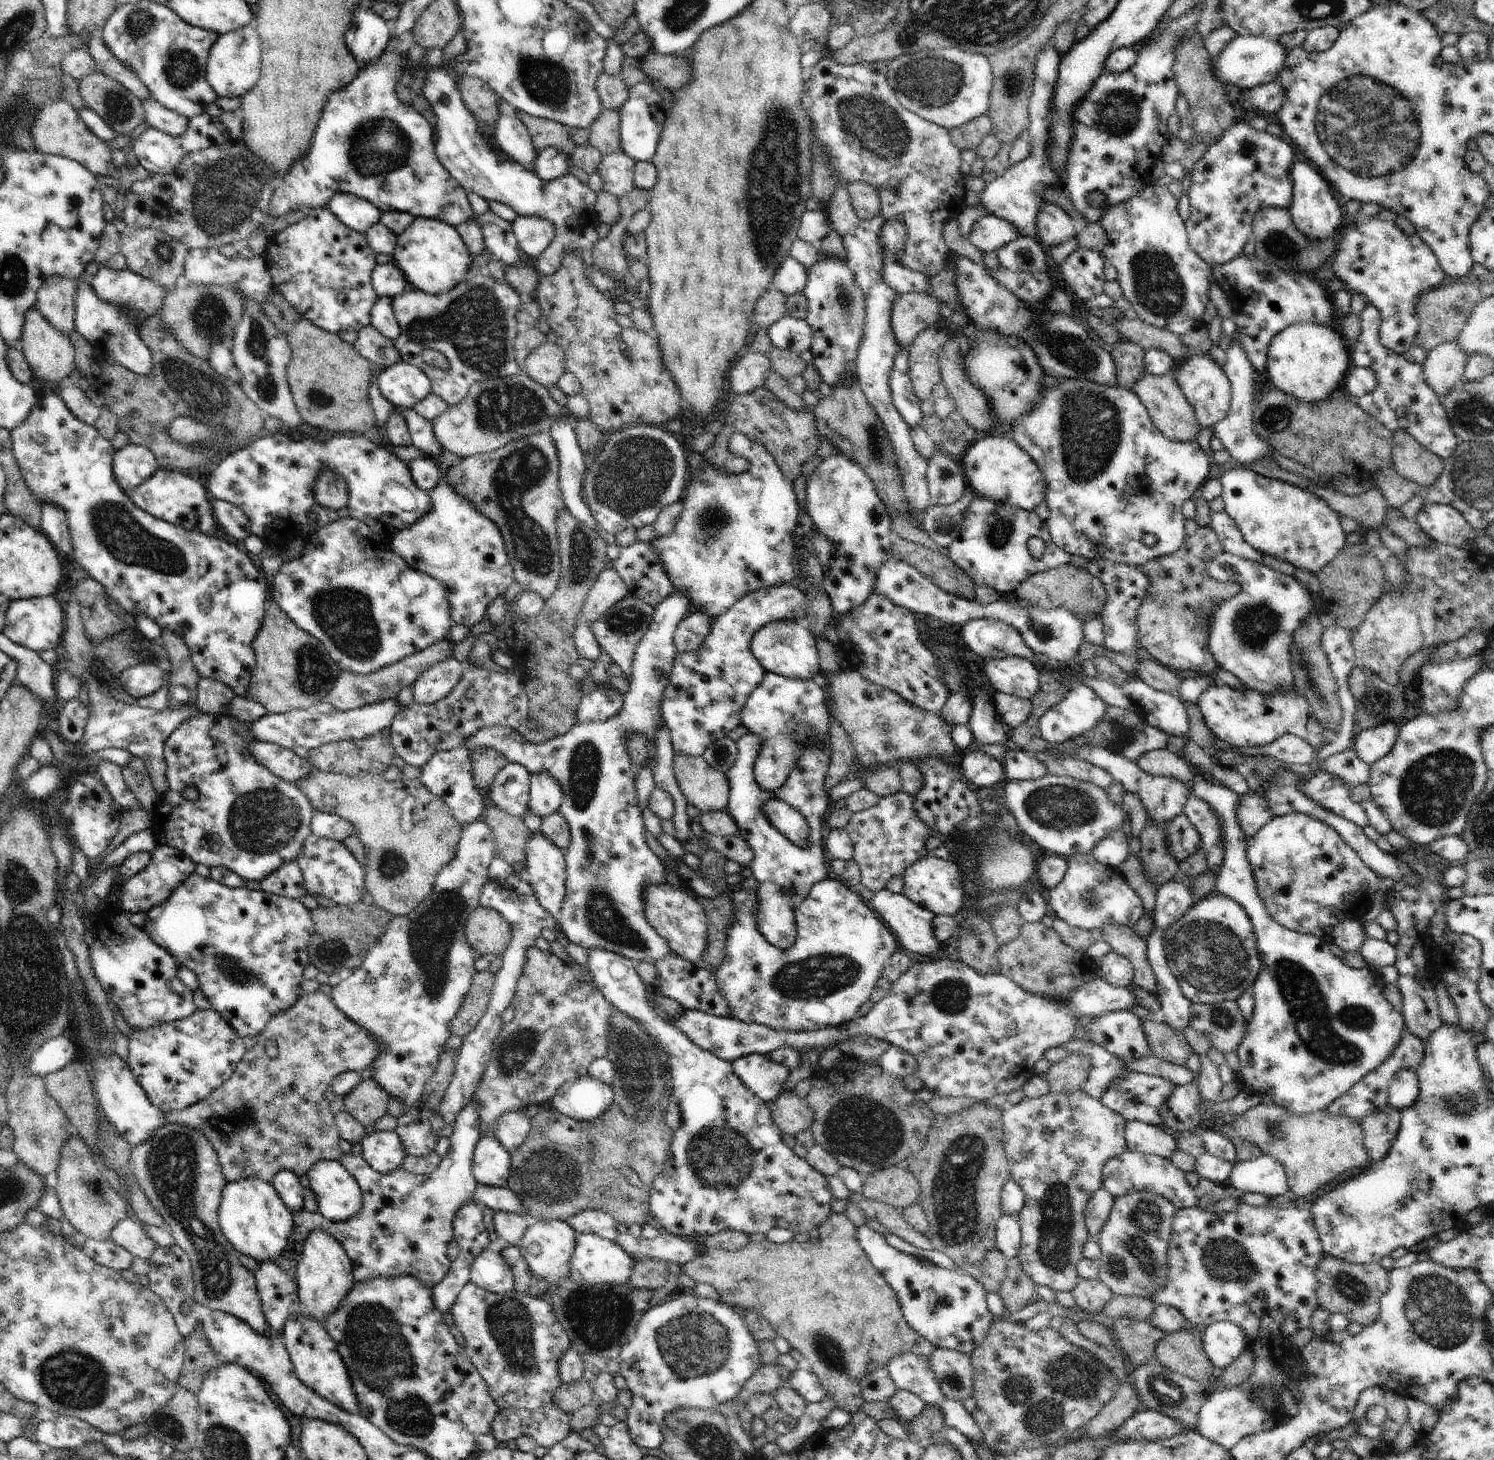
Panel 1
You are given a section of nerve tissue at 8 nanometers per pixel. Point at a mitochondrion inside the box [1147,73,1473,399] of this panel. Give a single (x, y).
(1278, 242)

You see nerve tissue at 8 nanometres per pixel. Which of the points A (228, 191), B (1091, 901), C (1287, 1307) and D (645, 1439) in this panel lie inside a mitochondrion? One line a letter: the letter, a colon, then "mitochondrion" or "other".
A: mitochondrion
B: mitochondrion
C: other
D: other

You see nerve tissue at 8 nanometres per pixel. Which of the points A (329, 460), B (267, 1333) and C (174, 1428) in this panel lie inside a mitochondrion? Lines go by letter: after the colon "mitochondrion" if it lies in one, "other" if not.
A: other
B: other
C: mitochondrion

